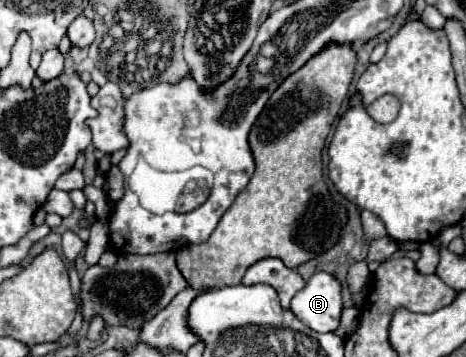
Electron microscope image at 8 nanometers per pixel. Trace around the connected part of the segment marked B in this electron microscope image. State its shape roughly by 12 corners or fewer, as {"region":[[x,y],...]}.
{"region":[[314,273],[290,301],[312,331],[340,323],[340,283]]}

